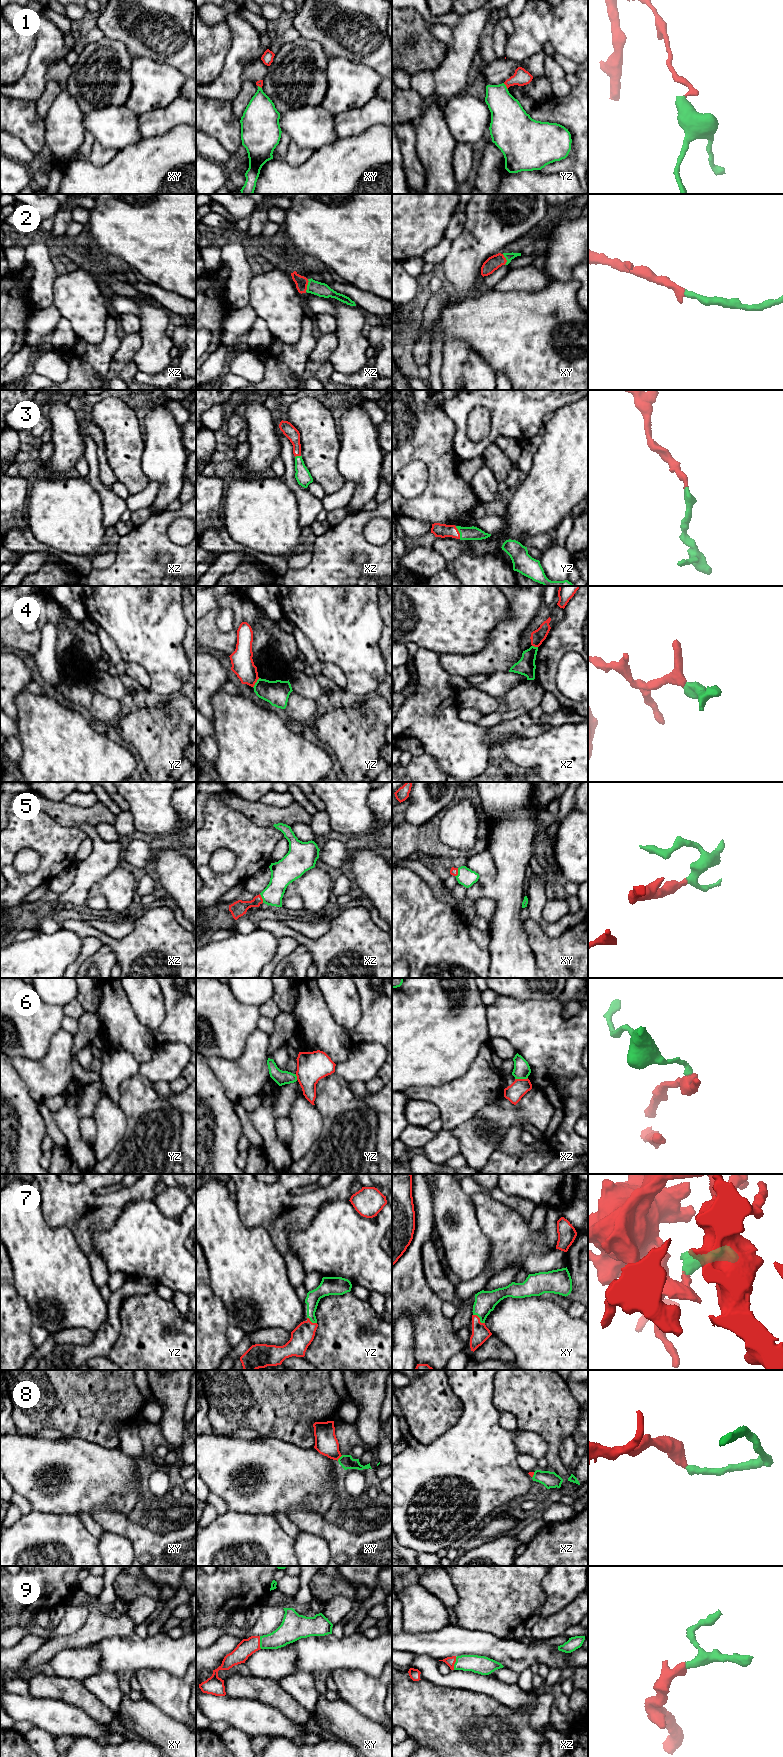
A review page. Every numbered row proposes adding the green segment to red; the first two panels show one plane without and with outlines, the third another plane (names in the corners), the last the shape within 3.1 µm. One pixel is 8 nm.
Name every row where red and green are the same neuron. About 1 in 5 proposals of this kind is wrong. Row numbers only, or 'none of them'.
1, 2, 3, 5, 7, 8, 9

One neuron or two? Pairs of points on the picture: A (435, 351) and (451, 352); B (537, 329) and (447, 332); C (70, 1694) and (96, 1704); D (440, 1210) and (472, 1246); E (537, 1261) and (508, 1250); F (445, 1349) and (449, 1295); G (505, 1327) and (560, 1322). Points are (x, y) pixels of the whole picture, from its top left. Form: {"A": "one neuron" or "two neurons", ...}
{"A": "two neurons", "B": "one neuron", "C": "one neuron", "D": "one neuron", "E": "two neurons", "F": "two neurons", "G": "one neuron"}

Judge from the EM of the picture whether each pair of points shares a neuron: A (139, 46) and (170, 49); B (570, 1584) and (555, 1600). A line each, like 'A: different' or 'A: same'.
A: same
B: same

